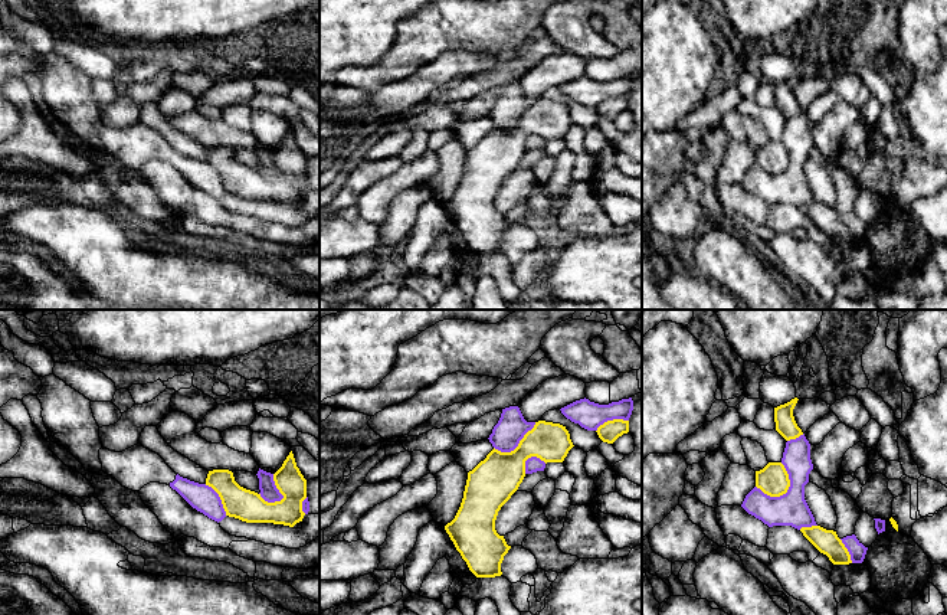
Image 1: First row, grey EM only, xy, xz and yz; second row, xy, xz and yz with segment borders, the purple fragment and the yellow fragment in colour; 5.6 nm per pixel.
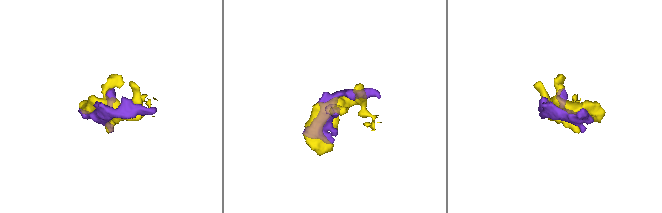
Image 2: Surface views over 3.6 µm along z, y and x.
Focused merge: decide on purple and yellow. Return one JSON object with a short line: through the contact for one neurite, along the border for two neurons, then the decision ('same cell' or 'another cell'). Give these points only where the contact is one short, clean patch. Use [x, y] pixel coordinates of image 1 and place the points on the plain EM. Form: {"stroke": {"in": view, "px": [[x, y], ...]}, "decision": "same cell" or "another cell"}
{"decision": "another cell"}

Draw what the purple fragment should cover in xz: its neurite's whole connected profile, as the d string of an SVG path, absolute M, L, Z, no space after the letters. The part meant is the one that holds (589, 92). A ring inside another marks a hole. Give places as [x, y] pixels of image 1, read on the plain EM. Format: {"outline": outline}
{"outline": "M589 76L576 78L560 86L561 91L587 108L597 108L600 102L613 96L629 98L633 88L633 78L622 76L609 82L599 82Z"}

